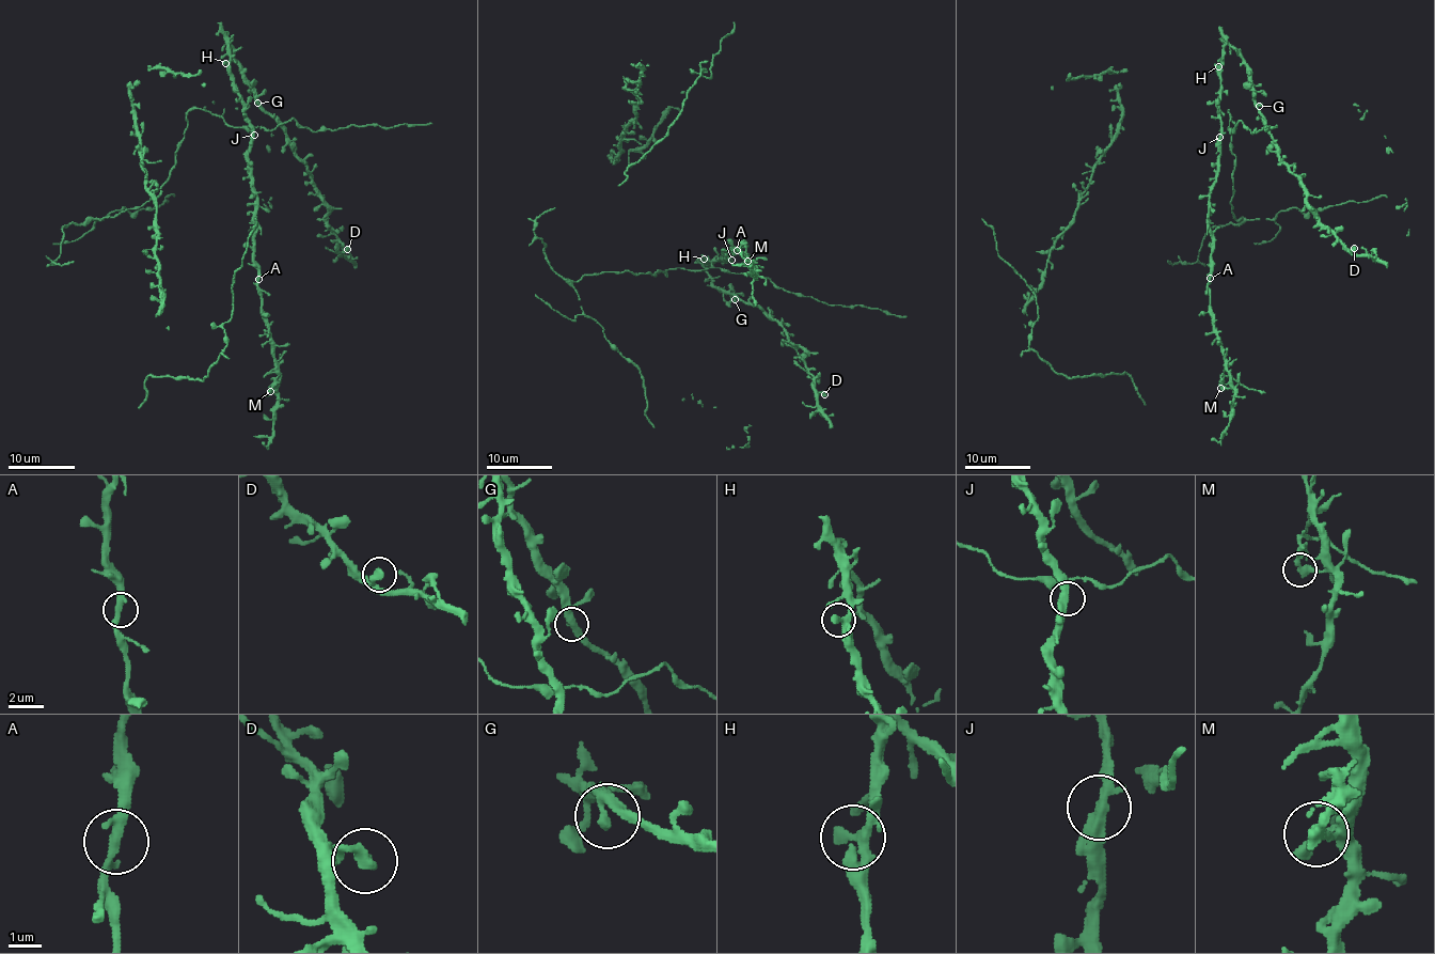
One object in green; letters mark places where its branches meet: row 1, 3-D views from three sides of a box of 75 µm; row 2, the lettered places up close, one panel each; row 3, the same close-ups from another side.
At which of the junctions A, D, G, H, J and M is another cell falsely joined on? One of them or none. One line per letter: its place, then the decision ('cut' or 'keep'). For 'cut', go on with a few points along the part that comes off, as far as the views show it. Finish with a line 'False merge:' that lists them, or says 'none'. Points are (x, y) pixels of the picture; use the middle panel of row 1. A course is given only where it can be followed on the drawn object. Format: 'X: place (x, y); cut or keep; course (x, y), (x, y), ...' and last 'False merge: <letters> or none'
A: place (737, 250); keep
D: place (824, 394); keep
G: place (735, 299); keep
H: place (704, 259); keep
J: place (731, 260); keep
M: place (747, 261); cut; course (748, 262), (752, 263), (755, 306)
False merge: M

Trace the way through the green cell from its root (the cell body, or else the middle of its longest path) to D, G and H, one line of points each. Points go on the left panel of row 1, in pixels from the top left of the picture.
D: (250, 175), (250, 120), (227, 41), (254, 99), (305, 167), (335, 247), (347, 249)
G: (250, 175), (250, 120), (232, 78), (227, 41), (242, 79), (252, 90), (257, 103)
H: (250, 175), (250, 120), (225, 63)

